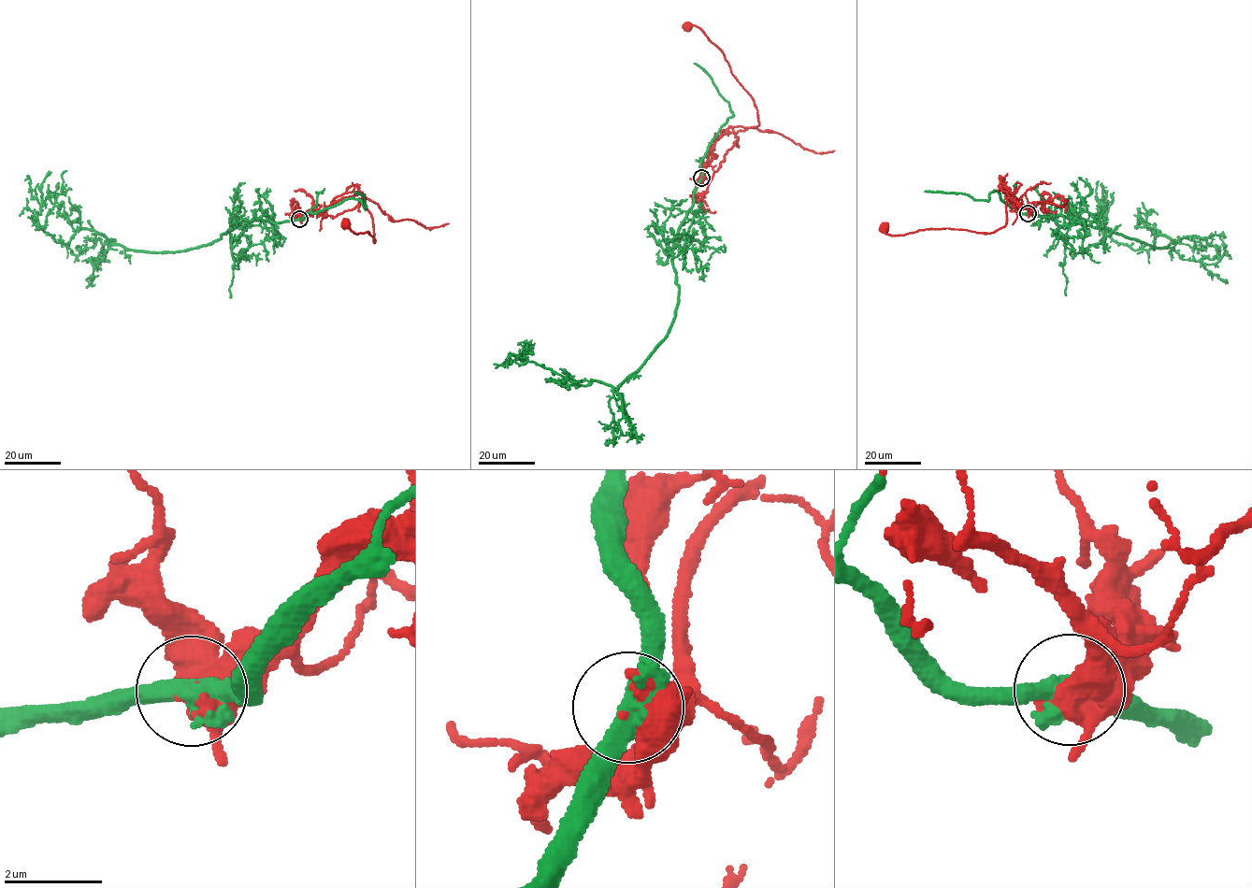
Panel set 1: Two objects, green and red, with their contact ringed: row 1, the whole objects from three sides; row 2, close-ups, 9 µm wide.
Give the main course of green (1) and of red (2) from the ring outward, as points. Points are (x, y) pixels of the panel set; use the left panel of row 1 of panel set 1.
1: (299, 219), (241, 223), (182, 250), (129, 250), (90, 229), (65, 244), (38, 225), (66, 170)
2: (299, 219), (345, 198), (362, 194), (371, 214), (376, 241), (368, 231), (357, 234), (345, 224)

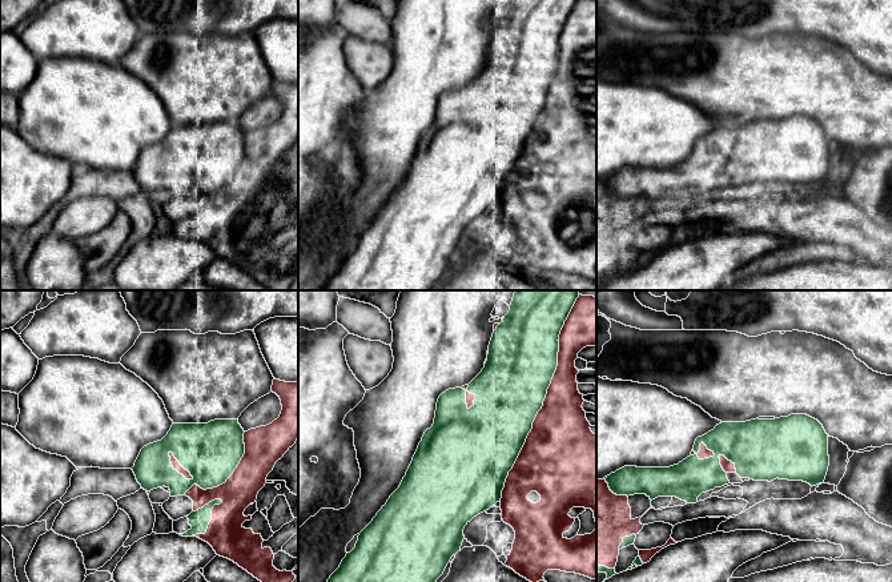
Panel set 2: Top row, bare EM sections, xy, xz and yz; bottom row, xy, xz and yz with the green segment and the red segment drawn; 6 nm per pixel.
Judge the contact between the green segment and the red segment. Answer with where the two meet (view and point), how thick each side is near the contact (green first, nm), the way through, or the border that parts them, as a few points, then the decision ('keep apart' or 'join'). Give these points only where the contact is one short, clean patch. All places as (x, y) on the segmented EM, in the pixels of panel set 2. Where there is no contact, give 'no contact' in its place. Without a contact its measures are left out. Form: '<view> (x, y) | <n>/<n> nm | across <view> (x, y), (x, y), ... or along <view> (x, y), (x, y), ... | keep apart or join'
xz (545, 397) | 420/360 nm | keep apart

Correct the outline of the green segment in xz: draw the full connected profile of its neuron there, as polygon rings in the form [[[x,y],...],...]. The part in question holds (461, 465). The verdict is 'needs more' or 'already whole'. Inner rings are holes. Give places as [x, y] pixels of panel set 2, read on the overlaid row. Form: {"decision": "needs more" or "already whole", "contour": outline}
{"decision": "already whole", "contour": [[[517,290],[514,293],[509,313],[493,333],[485,368],[469,384],[466,390],[462,388],[455,388],[449,389],[439,396],[434,424],[425,432],[399,487],[390,495],[386,505],[382,506],[373,521],[359,533],[355,547],[346,554],[339,567],[330,575],[328,582],[437,582],[437,579],[443,574],[451,557],[461,550],[462,542],[465,539],[465,526],[474,517],[489,510],[502,498],[502,490],[505,487],[509,471],[513,469],[526,442],[526,438],[533,429],[533,422],[543,406],[547,389],[558,366],[559,334],[578,297],[579,290]],[[467,392],[477,396],[474,405],[470,409],[466,404]]]}

